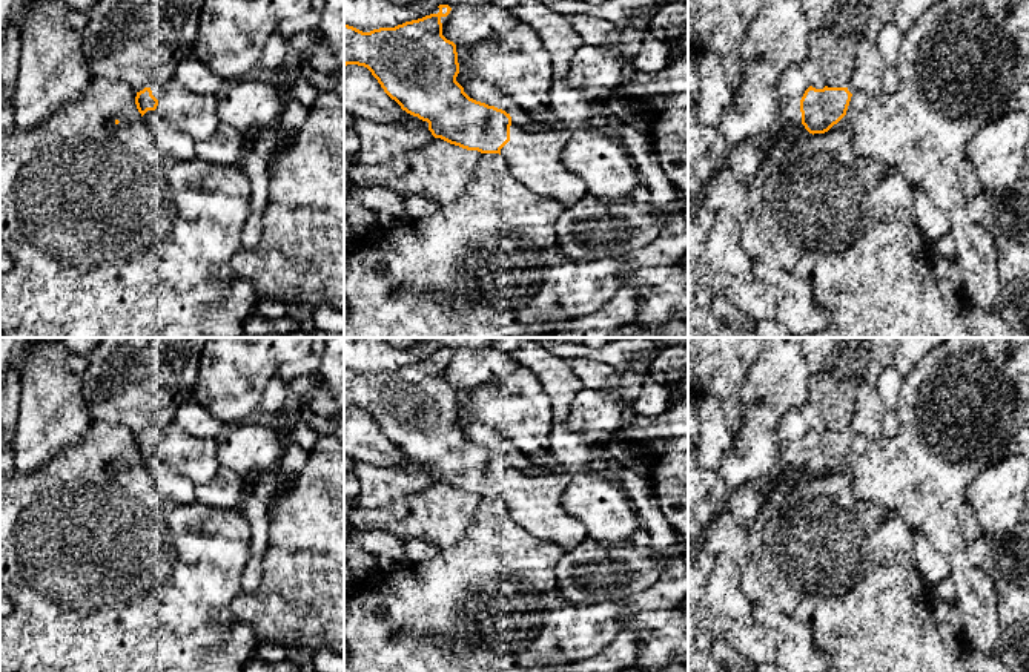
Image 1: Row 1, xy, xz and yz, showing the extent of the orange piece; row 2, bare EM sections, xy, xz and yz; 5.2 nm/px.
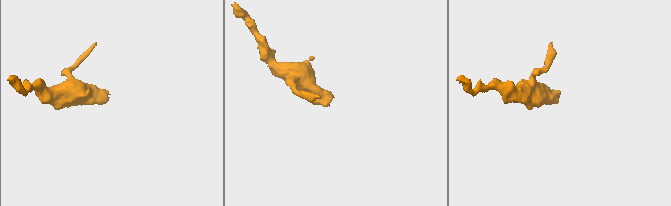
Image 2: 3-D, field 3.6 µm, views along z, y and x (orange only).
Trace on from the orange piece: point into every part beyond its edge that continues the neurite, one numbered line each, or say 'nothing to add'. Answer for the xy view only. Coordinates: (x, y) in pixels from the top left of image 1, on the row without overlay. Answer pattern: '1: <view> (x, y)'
1: xy (197, 459)

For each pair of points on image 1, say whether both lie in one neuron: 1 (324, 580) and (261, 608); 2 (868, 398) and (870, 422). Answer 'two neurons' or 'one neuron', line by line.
1: one neuron
2: one neuron

